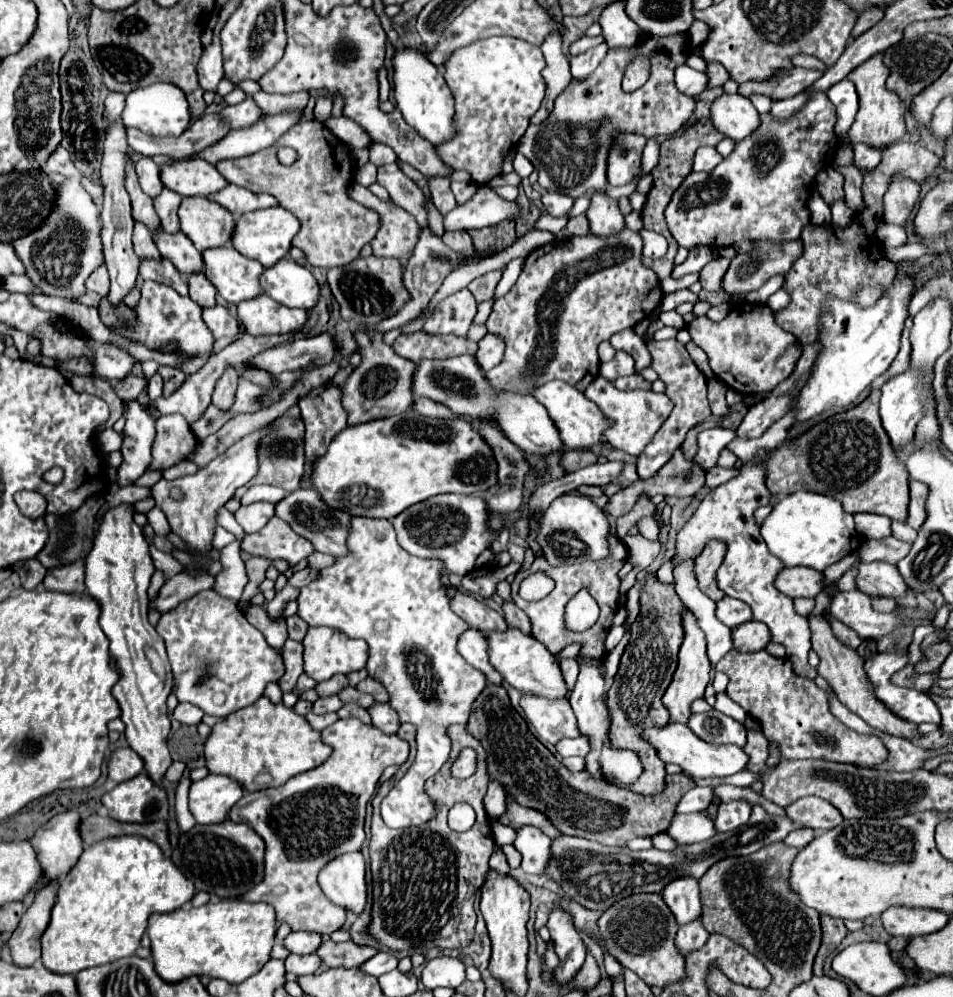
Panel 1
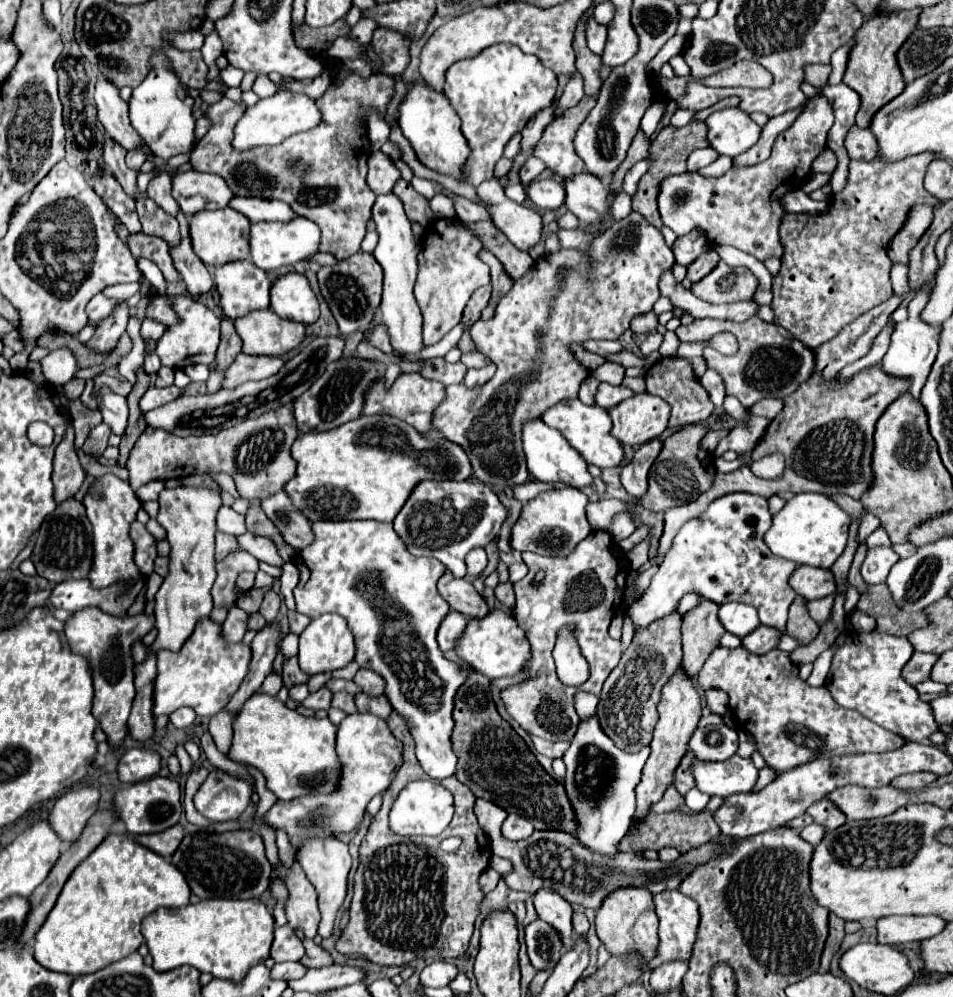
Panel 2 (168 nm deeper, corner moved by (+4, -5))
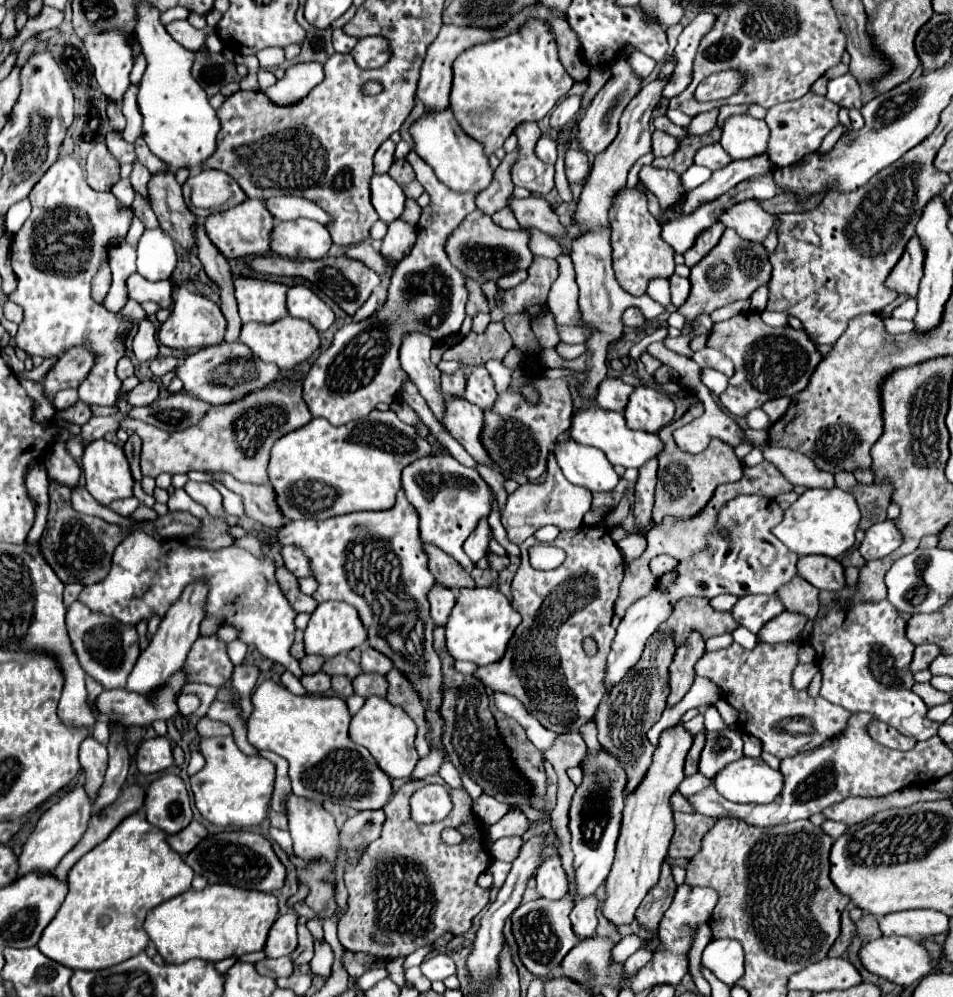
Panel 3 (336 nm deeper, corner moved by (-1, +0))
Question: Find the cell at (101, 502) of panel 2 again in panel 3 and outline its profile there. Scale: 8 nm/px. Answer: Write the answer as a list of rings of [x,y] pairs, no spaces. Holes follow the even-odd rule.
[[[94,440],[84,450],[82,468],[86,476],[86,490],[100,506],[108,508],[114,500],[134,496],[134,478],[122,448],[106,440]]]

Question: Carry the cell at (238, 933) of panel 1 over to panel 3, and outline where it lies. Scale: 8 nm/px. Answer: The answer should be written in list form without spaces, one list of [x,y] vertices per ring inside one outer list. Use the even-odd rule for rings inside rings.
[[[208,884],[200,892],[188,890],[150,910],[144,930],[166,964],[180,964],[190,958],[220,962],[230,956],[240,958],[244,954],[262,952],[276,918],[278,904],[274,894]]]

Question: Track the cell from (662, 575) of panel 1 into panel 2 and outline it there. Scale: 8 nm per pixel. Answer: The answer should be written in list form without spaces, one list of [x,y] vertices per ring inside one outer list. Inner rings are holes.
[[[695,593],[685,594],[679,604],[678,611],[685,614],[689,610],[695,608],[700,602],[700,597]]]

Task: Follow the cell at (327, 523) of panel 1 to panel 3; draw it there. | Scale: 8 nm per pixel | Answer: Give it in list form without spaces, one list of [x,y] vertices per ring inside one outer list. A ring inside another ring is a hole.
[[[214,474],[228,490],[240,494],[244,498],[244,506],[246,506],[246,516],[262,522],[266,528],[270,530],[280,530],[286,526],[286,518],[280,512],[280,506],[276,502],[276,492],[270,484],[244,484],[244,482],[236,482],[230,474]]]

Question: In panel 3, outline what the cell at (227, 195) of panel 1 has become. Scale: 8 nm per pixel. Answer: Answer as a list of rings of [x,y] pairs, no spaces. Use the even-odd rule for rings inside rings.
[[[298,196],[268,198],[266,208],[276,220],[296,220],[296,218],[302,216],[302,218],[318,220],[322,224],[330,222],[328,214],[324,210],[320,210],[320,206],[316,206],[314,202],[308,202],[304,198],[298,198]]]

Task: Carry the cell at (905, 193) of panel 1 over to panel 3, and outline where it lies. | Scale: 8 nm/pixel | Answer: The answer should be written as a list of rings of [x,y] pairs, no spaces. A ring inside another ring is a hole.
[[[914,236],[906,248],[896,266],[892,268],[890,276],[886,278],[888,286],[896,290],[898,294],[910,294],[916,296],[918,284],[922,278],[922,266],[924,266],[924,246],[918,236]]]

